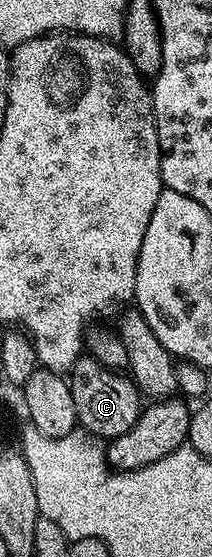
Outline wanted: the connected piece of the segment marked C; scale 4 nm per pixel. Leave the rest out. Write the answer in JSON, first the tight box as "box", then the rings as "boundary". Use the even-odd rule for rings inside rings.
{"box":[68,357,143,441],"boundary":[[[82,357],[74,365],[68,384],[75,401],[78,424],[90,436],[101,441],[118,439],[132,429],[135,421],[139,421],[143,410],[143,396],[128,374],[111,371],[95,358]]]}

